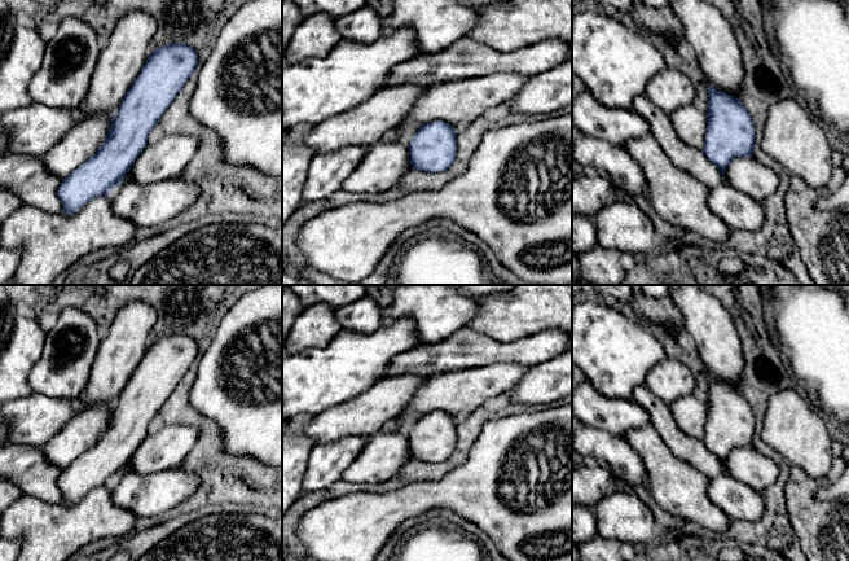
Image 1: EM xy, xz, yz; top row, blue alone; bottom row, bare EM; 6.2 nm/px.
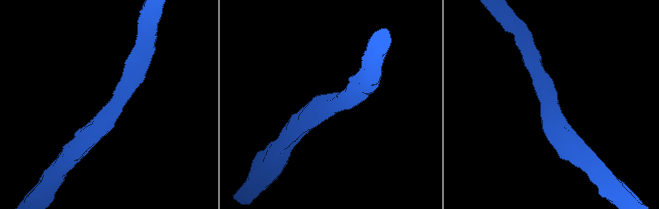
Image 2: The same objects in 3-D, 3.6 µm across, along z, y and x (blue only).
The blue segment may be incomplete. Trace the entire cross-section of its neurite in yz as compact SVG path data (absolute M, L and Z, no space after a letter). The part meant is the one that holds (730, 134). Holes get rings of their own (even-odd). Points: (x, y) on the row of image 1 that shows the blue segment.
M708 86L708 124L703 152L723 177L733 159L753 154L756 131L740 100Z

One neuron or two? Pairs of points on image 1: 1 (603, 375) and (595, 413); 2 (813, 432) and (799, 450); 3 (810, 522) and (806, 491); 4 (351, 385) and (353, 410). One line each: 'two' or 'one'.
1: two
2: one
3: one
4: two

